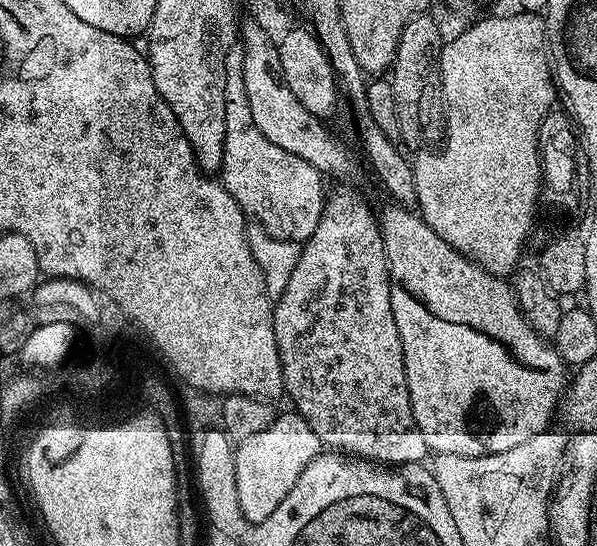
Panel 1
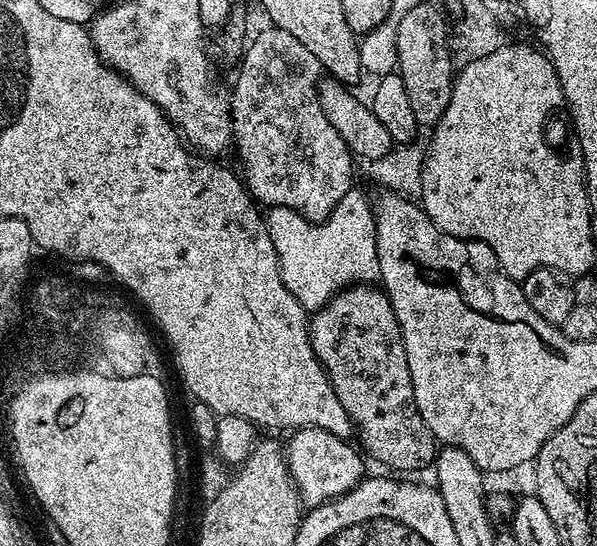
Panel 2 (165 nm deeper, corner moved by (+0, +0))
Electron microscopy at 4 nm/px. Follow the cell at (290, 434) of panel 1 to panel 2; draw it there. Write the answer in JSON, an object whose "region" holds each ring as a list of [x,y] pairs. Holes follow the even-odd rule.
{"region":[[[298,428],[289,436],[292,437],[288,444],[286,440],[288,469],[292,481],[300,489],[300,499],[305,505],[315,506],[334,500],[365,479],[365,457],[355,447],[352,449],[348,440],[339,440],[334,434],[321,428]]]}

